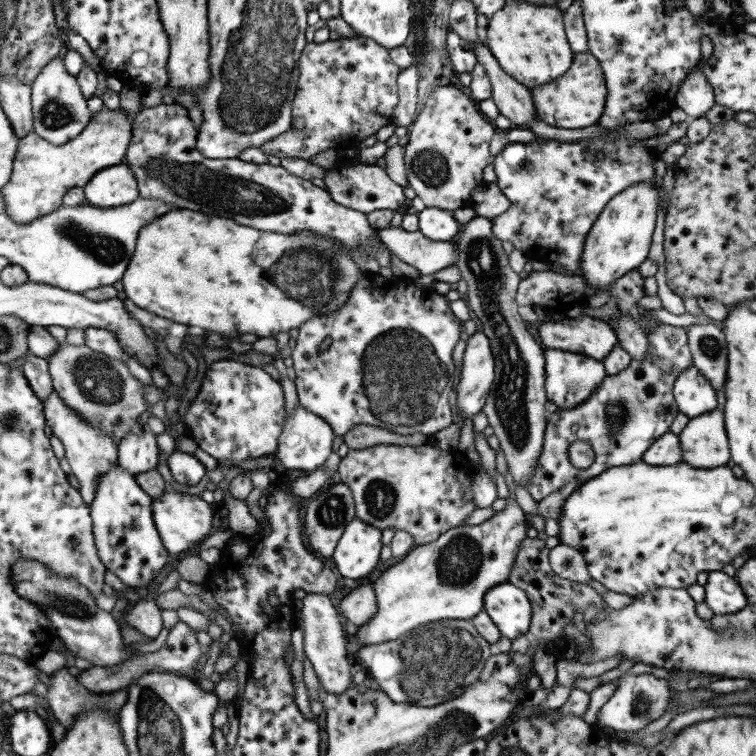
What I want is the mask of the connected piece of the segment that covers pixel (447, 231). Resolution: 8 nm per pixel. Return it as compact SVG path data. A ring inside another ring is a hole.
M425 207L417 212L418 231L432 241L453 241L461 225L453 217L453 211L439 207Z

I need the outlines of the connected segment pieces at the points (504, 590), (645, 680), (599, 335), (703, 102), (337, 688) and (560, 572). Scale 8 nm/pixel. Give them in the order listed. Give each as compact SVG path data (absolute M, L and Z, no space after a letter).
M509 582L493 586L485 592L483 611L510 641L527 632L531 603L523 590Z
M630 673L622 675L617 680L617 687L613 694L600 706L597 712L597 720L593 724L603 724L609 726L613 730L621 730L621 732L632 733L641 728L645 728L649 722L657 720L667 706L669 698L672 696L669 693L668 680L663 678L655 678L653 674L637 674L632 676Z
M584 315L581 318L562 316L558 320L536 323L537 338L544 349L564 350L587 355L602 361L618 343L609 324Z
M691 70L675 94L676 107L687 114L689 120L703 117L715 104L711 86L699 70Z
M311 592L302 598L301 632L303 632L304 657L312 664L315 675L321 684L321 688L327 693L339 696L339 693L347 690L352 683L347 663L347 650L345 649L345 627L343 616L337 613L331 605L331 600L326 594Z
M558 544L549 549L547 558L551 571L563 579L585 584L591 579L583 555L571 546Z

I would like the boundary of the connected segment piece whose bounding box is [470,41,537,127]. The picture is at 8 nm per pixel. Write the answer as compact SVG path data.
M477 41L470 49L490 82L490 99L495 103L498 113L519 127L527 126L531 119L537 118L529 89L519 84L499 67L487 45Z

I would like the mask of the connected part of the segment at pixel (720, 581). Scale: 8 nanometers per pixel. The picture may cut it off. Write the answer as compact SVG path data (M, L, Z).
M708 571L702 587L704 588L703 601L715 615L734 613L749 604L735 578L723 571Z

